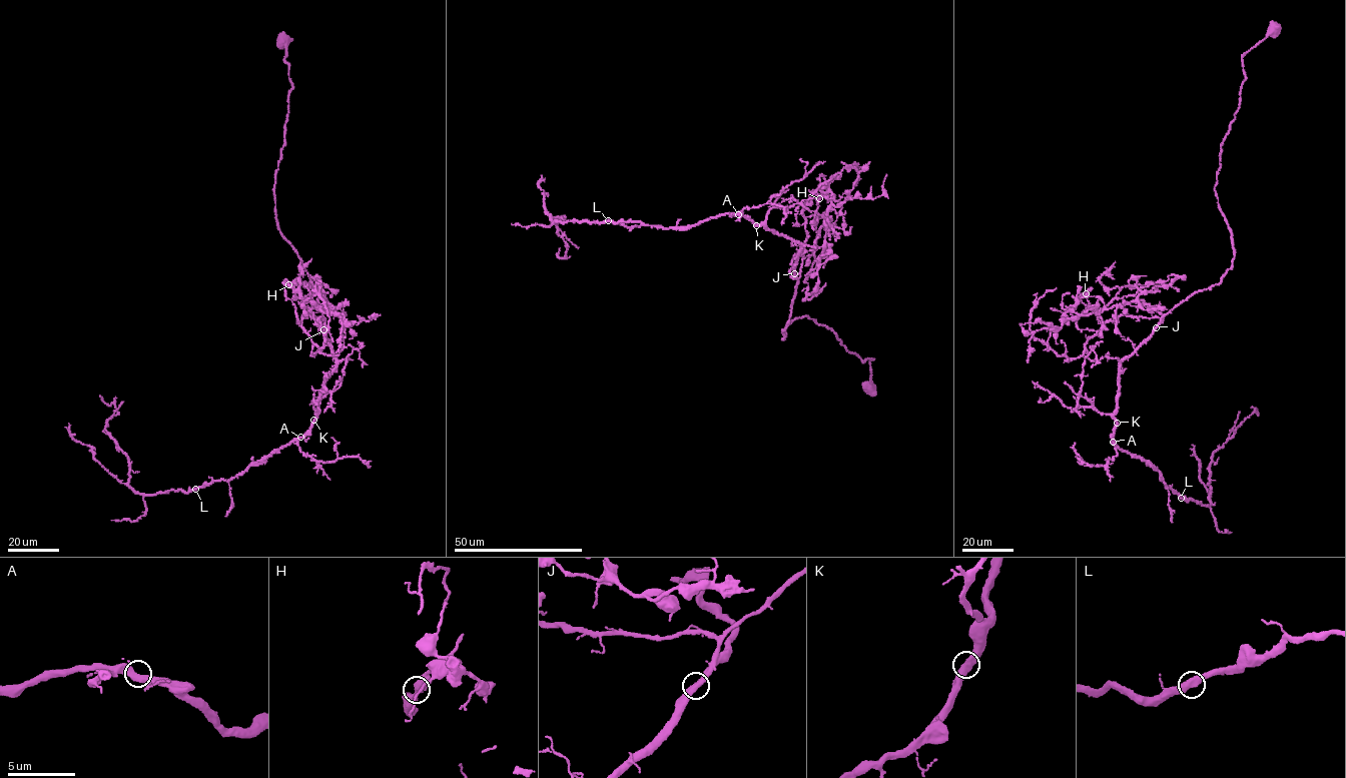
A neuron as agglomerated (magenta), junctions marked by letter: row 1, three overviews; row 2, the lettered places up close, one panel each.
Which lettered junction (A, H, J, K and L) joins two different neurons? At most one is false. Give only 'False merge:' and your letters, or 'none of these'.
False merge: none of these

